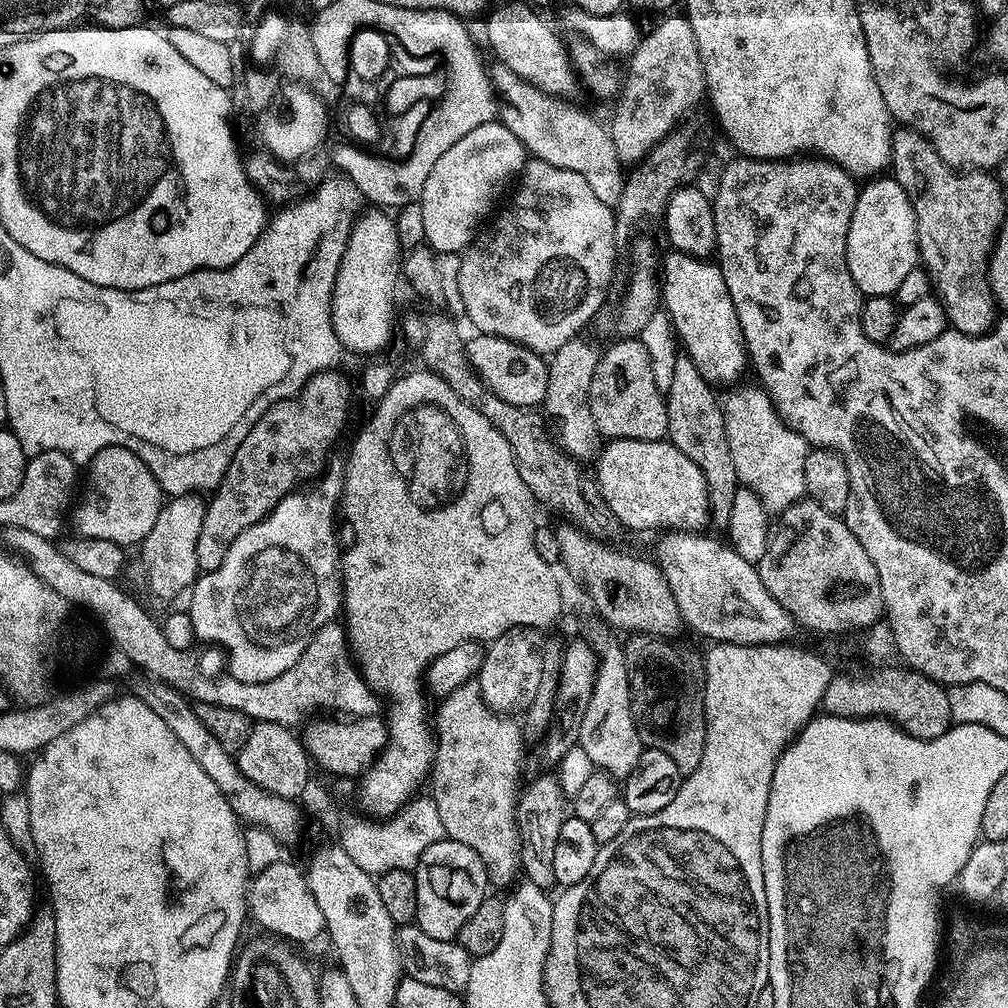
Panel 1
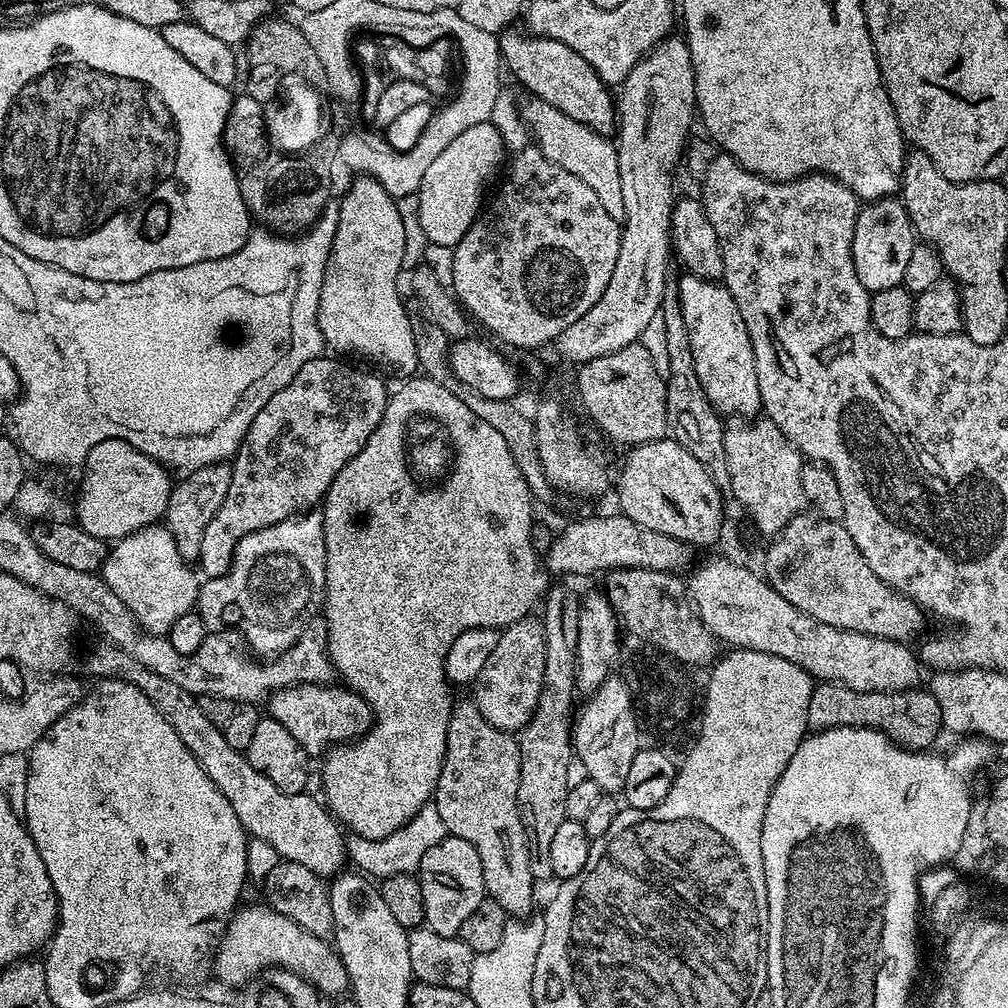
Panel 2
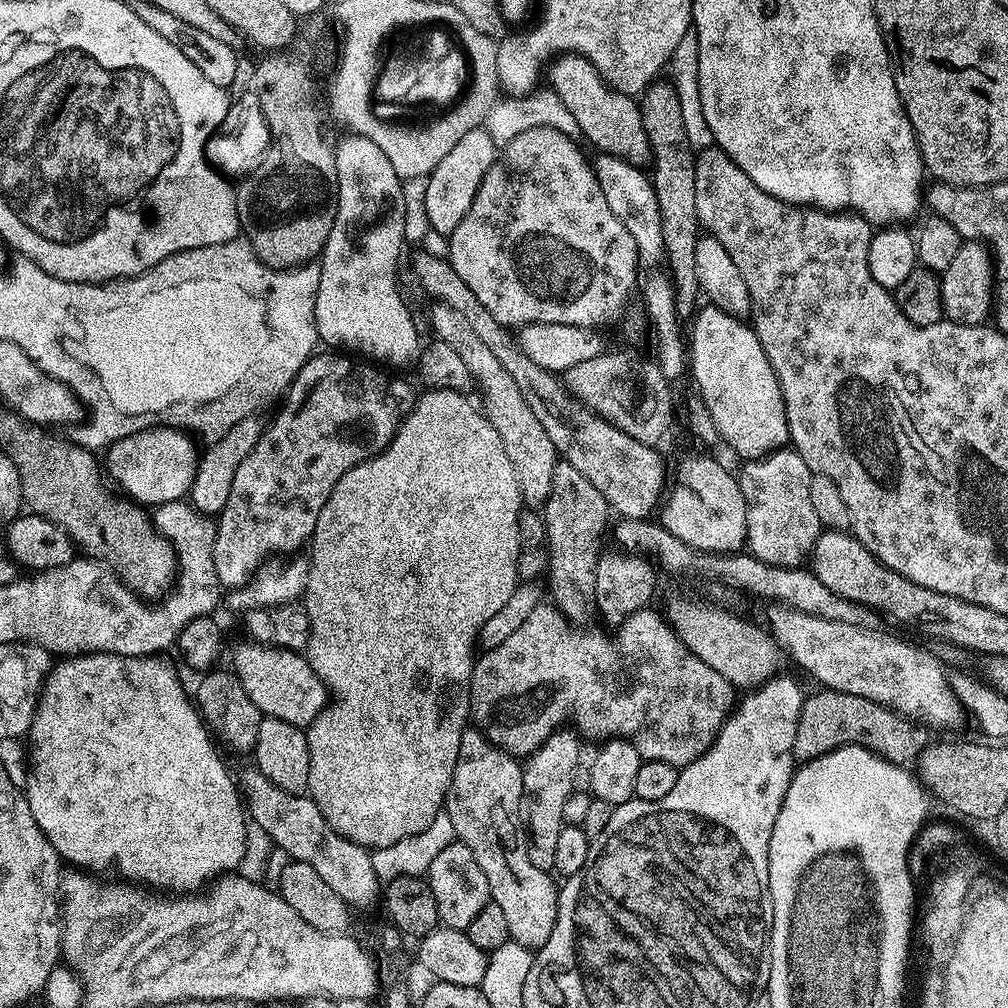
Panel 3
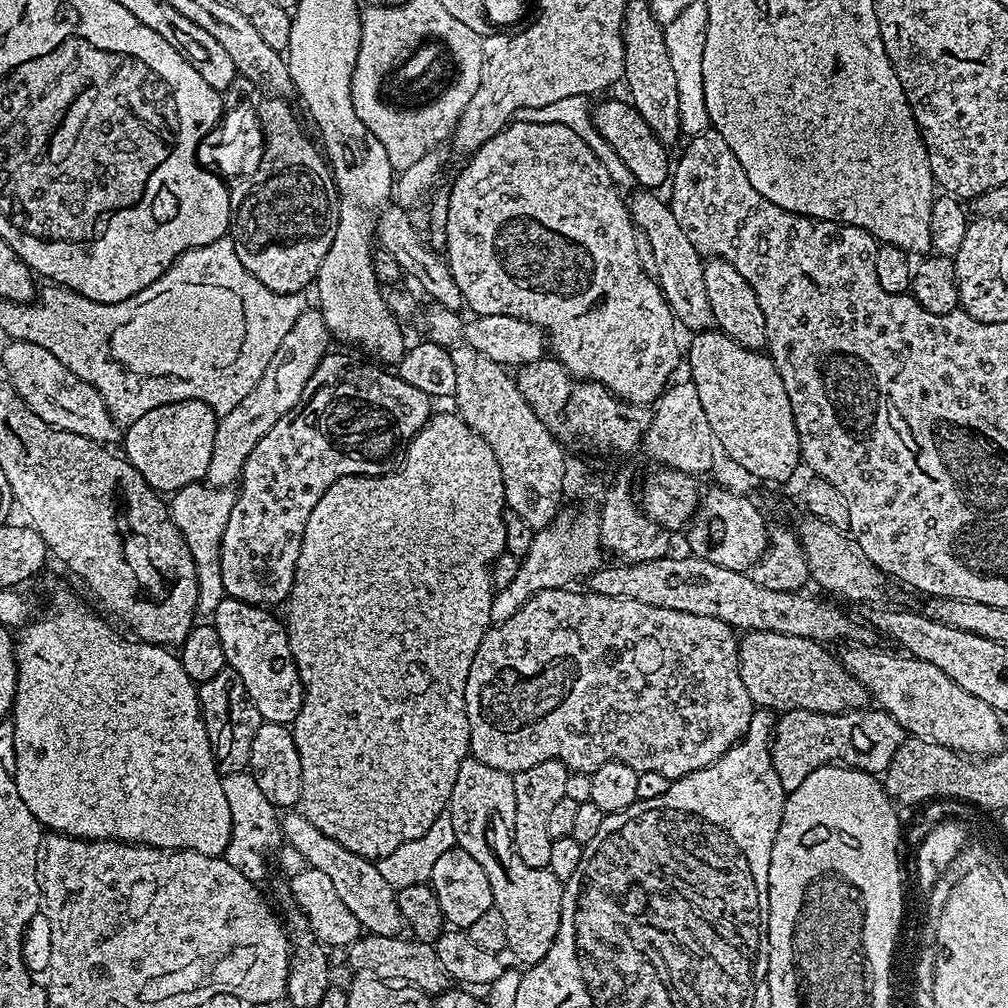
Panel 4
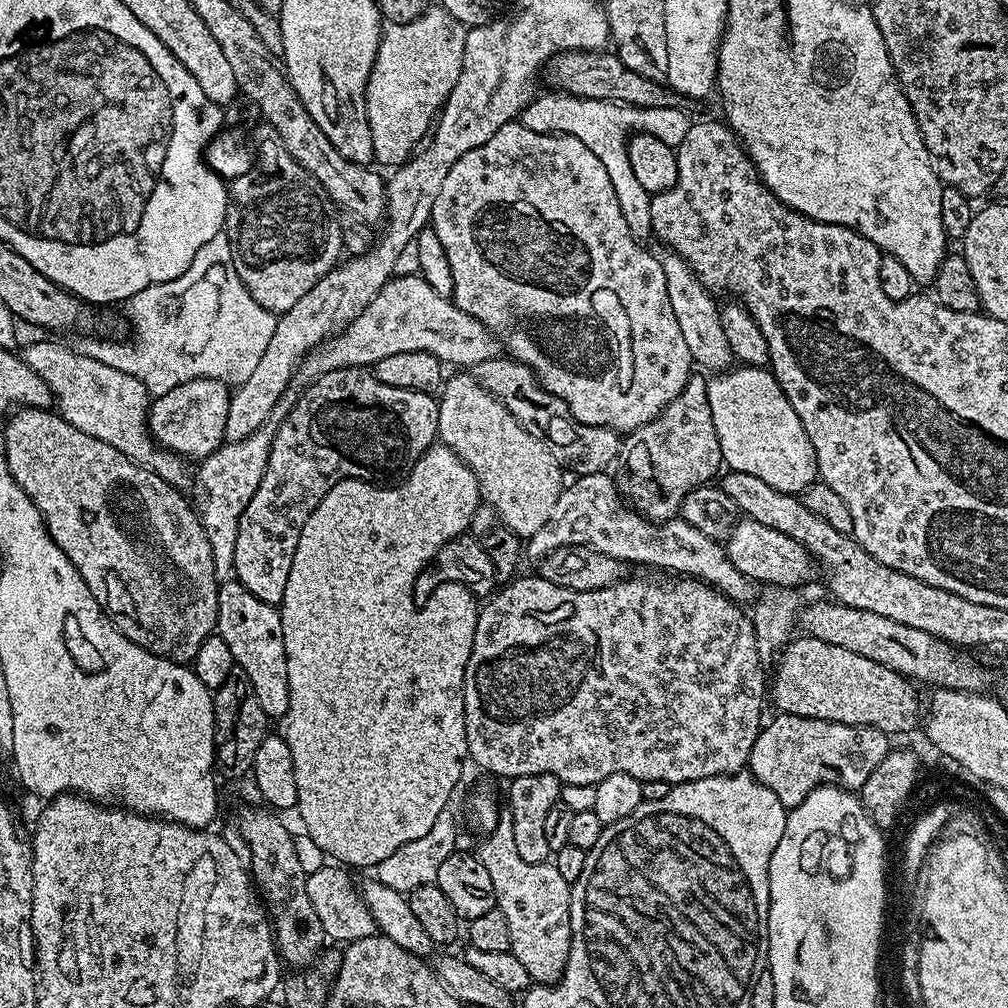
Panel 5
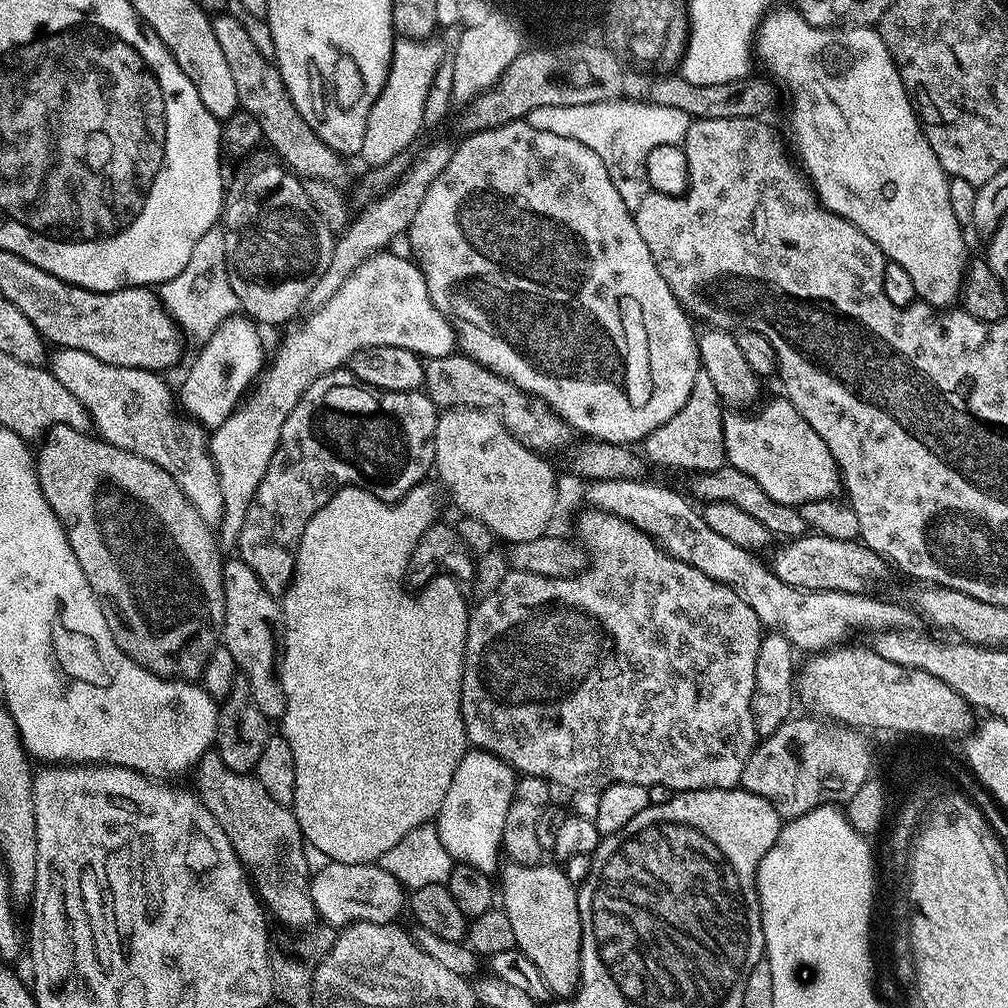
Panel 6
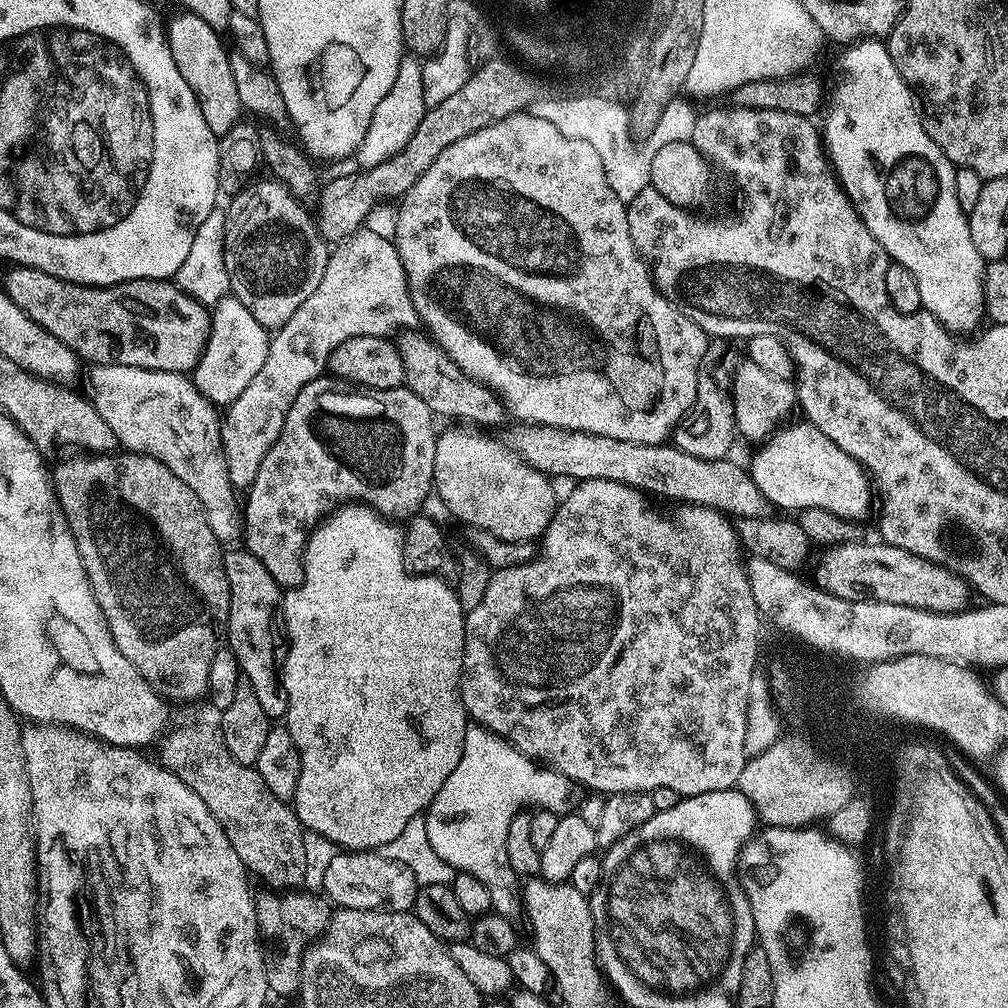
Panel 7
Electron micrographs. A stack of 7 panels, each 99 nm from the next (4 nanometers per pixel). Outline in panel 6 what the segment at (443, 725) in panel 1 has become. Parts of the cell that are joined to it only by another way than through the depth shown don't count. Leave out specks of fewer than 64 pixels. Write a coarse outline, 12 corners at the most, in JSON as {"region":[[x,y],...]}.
{"region":[[505,863],[498,896],[549,993],[580,982],[578,888]]}

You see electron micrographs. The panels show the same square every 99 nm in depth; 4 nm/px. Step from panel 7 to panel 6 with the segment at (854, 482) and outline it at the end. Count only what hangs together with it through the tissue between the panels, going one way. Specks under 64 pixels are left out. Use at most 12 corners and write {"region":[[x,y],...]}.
{"region":[[787,398],[723,413],[727,463],[774,502],[842,488],[818,430]]}

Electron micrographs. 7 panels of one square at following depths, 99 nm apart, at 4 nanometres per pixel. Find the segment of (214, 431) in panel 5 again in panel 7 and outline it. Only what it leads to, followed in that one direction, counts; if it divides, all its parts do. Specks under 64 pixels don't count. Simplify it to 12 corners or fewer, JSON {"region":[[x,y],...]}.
{"region":[[231,294],[191,373],[227,406],[266,362],[270,332]]}

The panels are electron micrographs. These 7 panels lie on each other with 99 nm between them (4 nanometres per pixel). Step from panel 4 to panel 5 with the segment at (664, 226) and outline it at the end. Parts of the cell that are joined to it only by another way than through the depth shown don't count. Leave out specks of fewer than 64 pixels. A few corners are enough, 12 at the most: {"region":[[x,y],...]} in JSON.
{"region":[[681,256],[660,260],[693,365],[733,363],[721,305]]}

